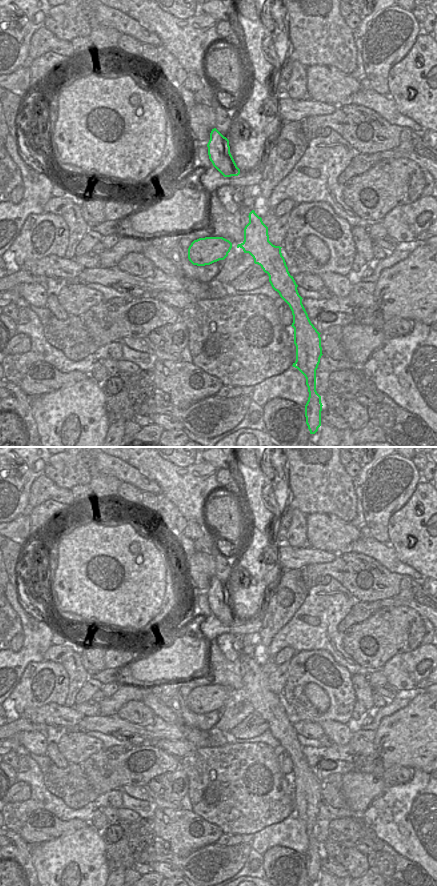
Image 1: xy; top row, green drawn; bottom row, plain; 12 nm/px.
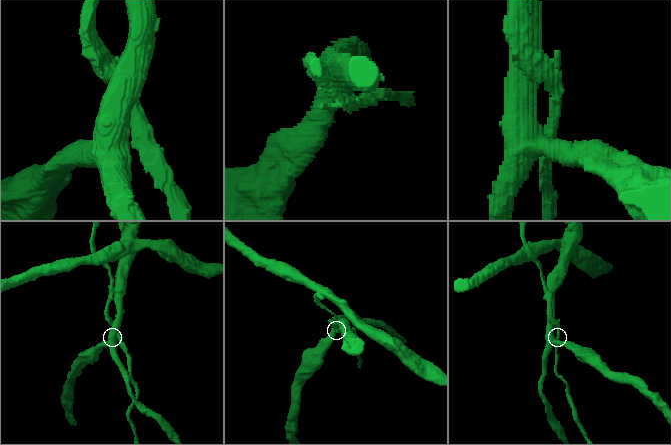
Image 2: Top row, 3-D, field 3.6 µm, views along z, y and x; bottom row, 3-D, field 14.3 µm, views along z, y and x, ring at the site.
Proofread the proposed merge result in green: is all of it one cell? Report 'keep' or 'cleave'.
cleave

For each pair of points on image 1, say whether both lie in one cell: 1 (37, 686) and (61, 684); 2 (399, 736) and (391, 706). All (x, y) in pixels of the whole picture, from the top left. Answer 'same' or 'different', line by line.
1: same
2: different

